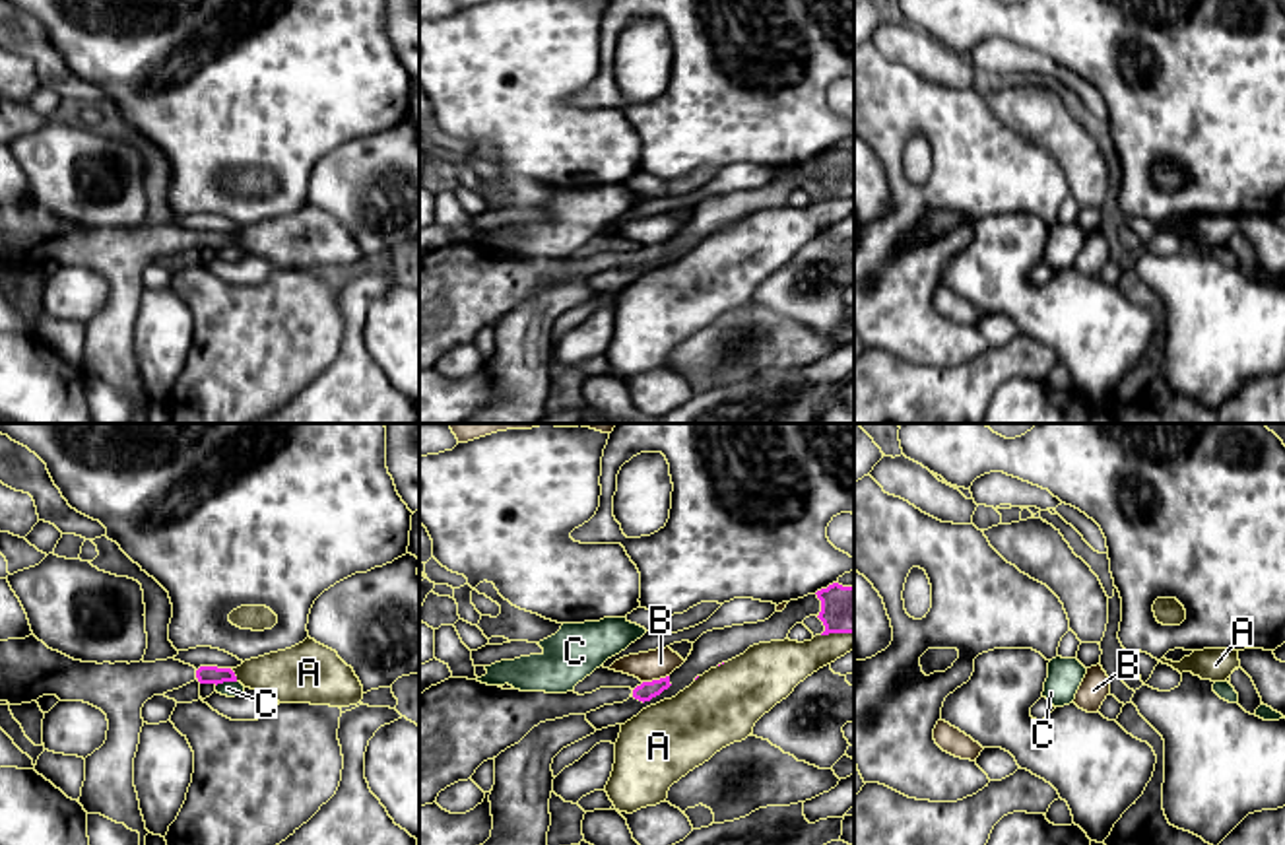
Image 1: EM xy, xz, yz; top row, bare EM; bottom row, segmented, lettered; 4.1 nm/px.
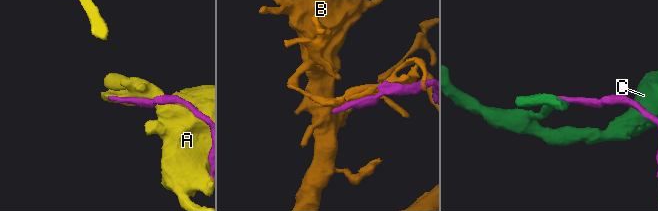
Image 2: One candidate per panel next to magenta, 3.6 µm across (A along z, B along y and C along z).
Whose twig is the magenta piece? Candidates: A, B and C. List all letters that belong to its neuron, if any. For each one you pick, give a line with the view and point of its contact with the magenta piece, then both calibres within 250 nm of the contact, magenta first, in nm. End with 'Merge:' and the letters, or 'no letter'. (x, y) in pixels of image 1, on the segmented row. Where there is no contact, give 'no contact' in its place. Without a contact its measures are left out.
Merge: no letter

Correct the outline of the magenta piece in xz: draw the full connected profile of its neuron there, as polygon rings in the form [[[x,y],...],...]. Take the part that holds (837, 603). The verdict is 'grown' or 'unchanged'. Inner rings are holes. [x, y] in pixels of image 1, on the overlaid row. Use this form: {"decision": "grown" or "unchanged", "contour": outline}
{"decision": "unchanged", "contour": [[[839,583],[815,592],[821,600],[819,620],[825,625],[821,635],[854,633],[854,587]]]}

